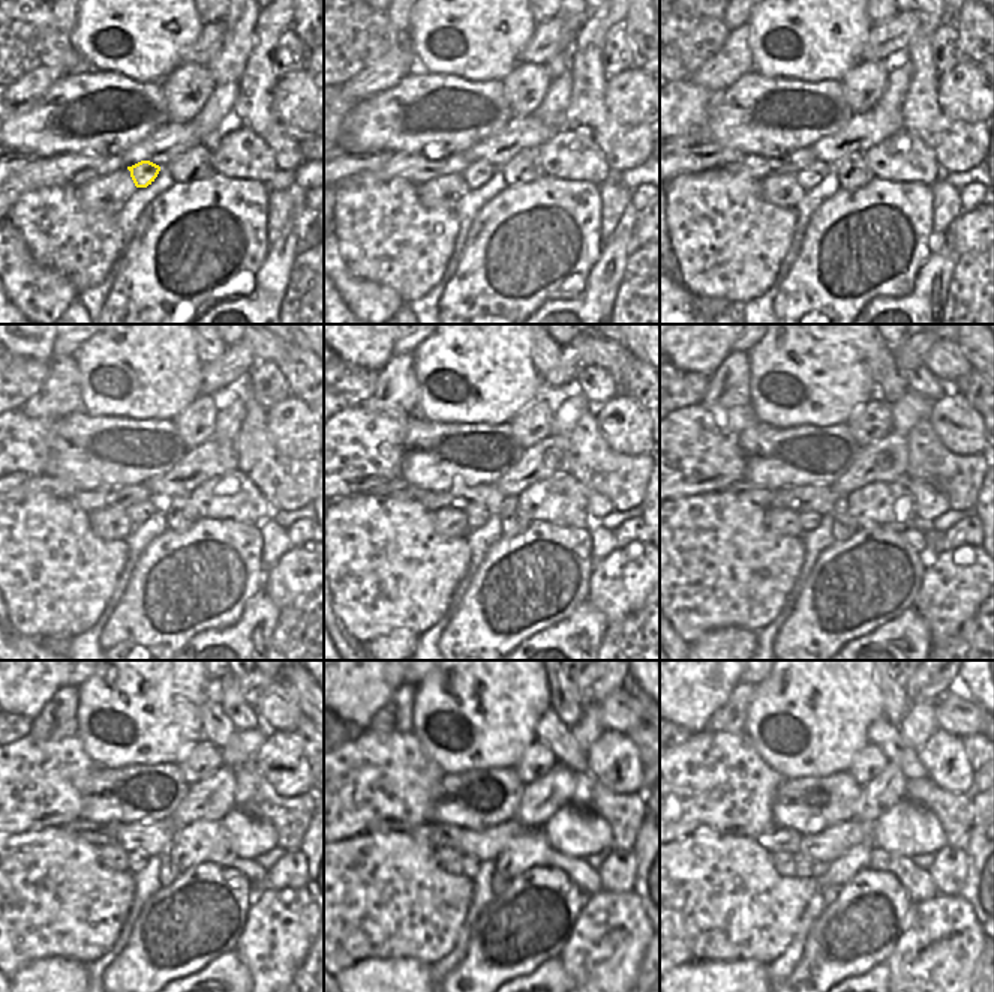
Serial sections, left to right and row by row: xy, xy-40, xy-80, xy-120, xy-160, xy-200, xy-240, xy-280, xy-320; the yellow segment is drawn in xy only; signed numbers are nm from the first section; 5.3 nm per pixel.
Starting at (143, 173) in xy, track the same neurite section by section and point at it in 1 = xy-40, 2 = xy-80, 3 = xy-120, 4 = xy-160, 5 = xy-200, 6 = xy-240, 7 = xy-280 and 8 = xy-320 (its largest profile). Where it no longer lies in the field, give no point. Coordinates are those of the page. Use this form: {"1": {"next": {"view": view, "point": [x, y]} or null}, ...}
{"1": {"next": {"view": "xy-40", "point": [479, 173]}}, "2": {"next": {"view": "xy-80", "point": [810, 177]}}, "3": {"next": {"view": "xy-120", "point": [138, 514]}}, "4": {"next": {"view": "xy-160", "point": [476, 517]}}, "5": {"next": {"view": "xy-200", "point": [810, 521]}}, "6": {"next": {"view": "xy-240", "point": [137, 860]}}, "7": {"next": {"view": "xy-280", "point": [471, 865]}}, "8": {"next": {"view": "xy-320", "point": [804, 866]}}}

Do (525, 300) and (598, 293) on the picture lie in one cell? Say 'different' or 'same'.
different

